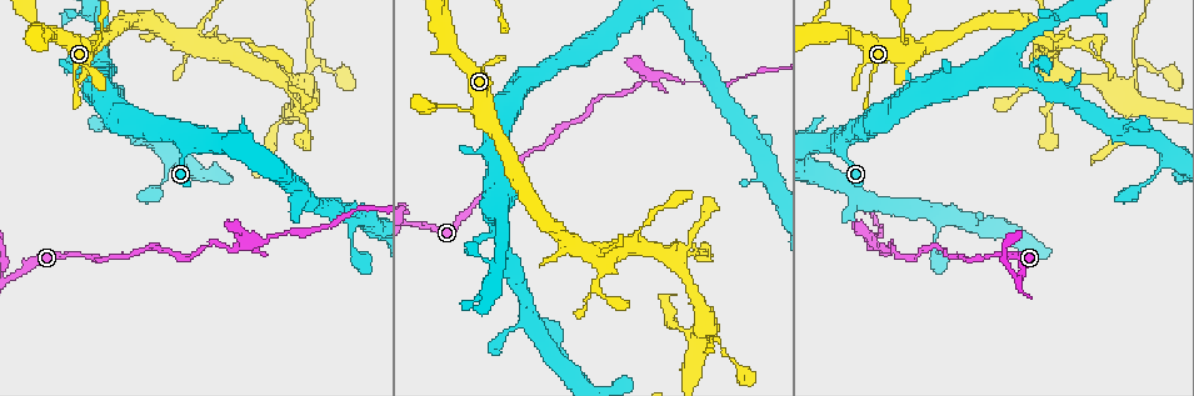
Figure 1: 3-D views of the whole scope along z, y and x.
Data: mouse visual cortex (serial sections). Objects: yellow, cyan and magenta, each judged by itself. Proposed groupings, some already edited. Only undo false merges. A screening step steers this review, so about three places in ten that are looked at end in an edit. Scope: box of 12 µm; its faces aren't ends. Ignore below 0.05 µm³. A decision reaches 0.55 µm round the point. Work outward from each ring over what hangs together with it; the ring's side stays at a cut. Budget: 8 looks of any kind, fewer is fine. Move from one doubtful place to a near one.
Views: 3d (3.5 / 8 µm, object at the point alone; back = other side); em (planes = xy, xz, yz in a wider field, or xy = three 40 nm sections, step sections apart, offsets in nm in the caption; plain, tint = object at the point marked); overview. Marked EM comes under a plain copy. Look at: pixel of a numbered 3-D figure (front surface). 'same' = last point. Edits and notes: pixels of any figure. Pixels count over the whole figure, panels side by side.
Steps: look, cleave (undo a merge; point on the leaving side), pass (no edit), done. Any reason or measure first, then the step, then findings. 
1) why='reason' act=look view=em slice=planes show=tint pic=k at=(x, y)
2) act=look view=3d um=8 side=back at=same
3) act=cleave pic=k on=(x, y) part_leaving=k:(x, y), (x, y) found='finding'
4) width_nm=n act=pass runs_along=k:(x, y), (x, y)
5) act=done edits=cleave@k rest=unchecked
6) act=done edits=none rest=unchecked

why='side arm on a straight run' act=look view=em slice=xy step=2 show=tint pic=1 at=(16, 278)

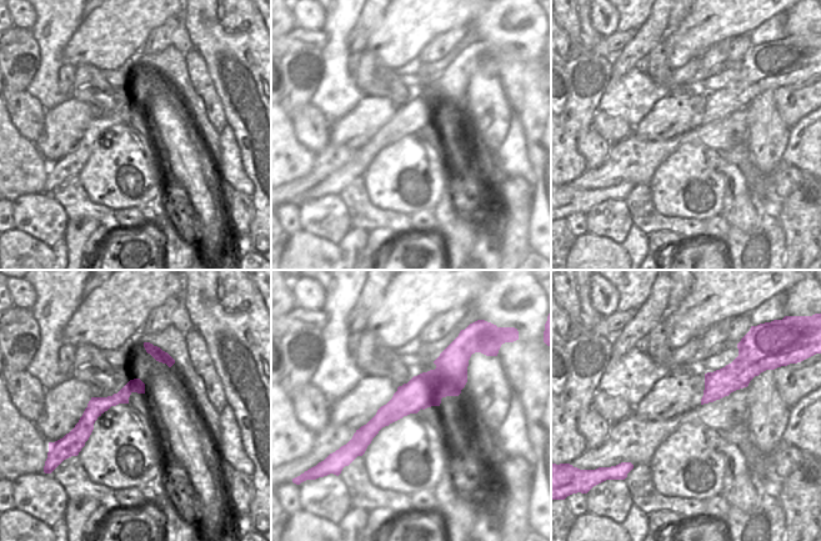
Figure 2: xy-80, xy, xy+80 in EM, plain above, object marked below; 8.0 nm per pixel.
act=look view=3d um=3.5 at=same

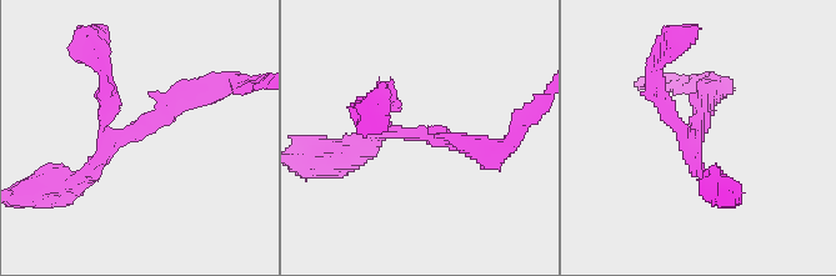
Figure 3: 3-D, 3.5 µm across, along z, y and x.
width_nm=280 act=pass runs_along=3:(477, 149), (400, 133), (381, 118), (385, 91) found='all the same cell'

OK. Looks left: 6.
why='three arms meet' act=look view=3d um=8 pic=1 at=(242, 249)

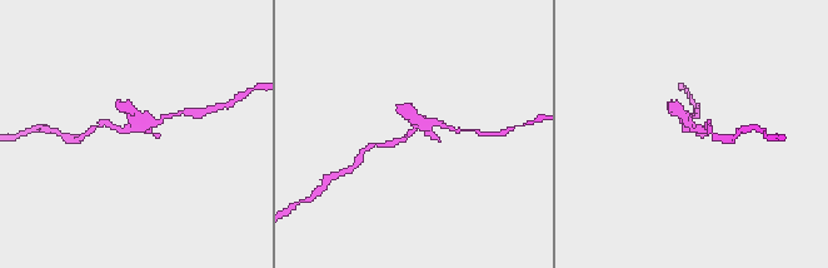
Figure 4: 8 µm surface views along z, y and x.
act=look view=3d um=3.5 pic=4 at=(135, 129)

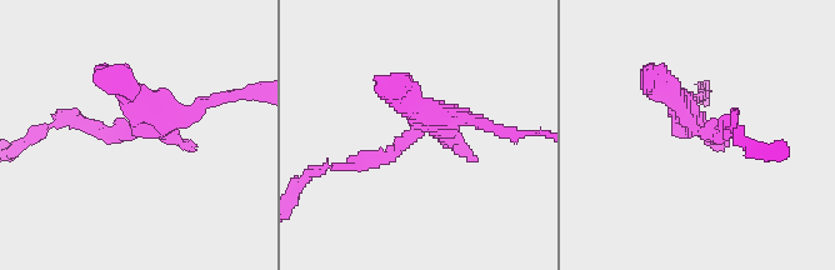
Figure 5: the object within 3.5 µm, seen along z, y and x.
why='now the EM' act=look view=em slice=xy step=2 show=tint pic=5 at=(695, 129)

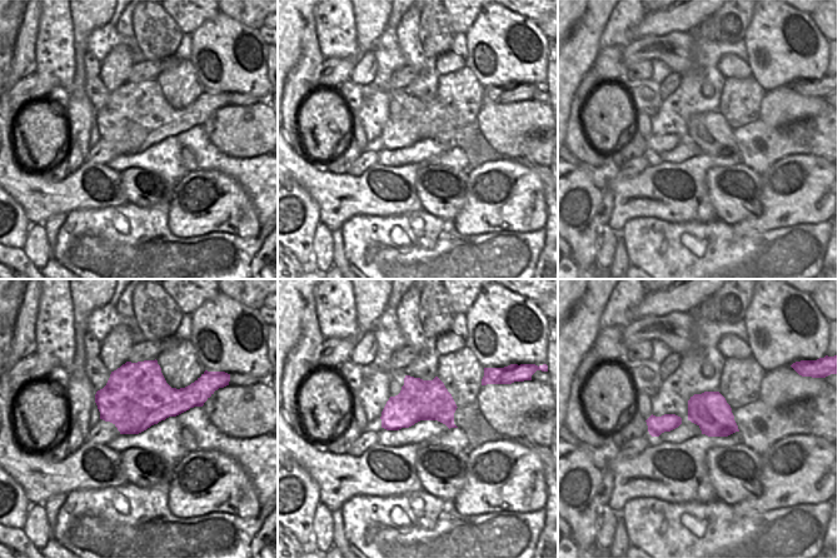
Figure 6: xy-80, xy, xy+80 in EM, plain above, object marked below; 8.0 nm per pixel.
act=pass runs_along=5:(350, 166), (439, 119), (493, 125) found='all the same cell'

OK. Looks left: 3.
why='a fork' act=look view=3d um=3.5 pic=1 at=(707, 333)

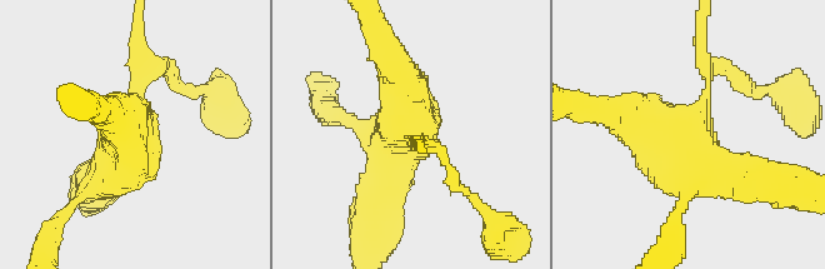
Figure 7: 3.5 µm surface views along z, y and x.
arms=4 arm_widths_nm=150,250,400,500 why='shape alone is not enough' act=look view=em slice=planes show=tint pic=7 at=(408, 133)

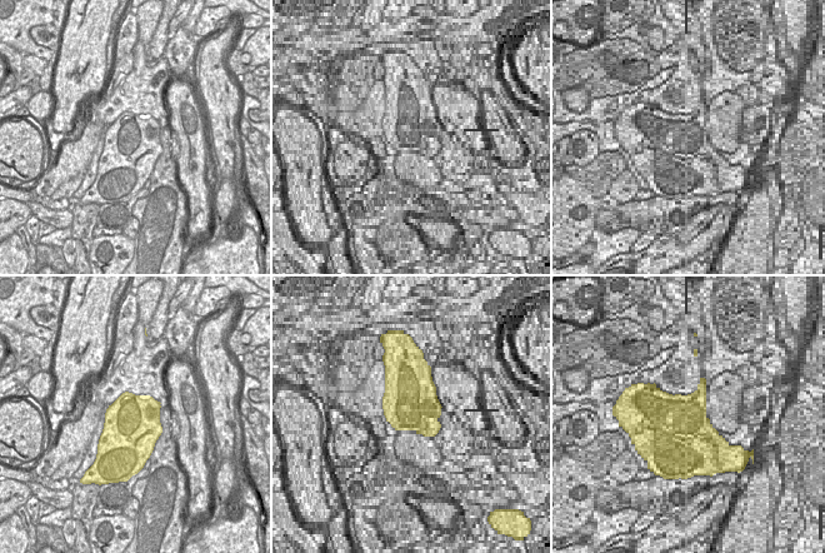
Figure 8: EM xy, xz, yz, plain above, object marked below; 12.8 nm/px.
act=look view=em slice=xy step=1 show=tint at=same

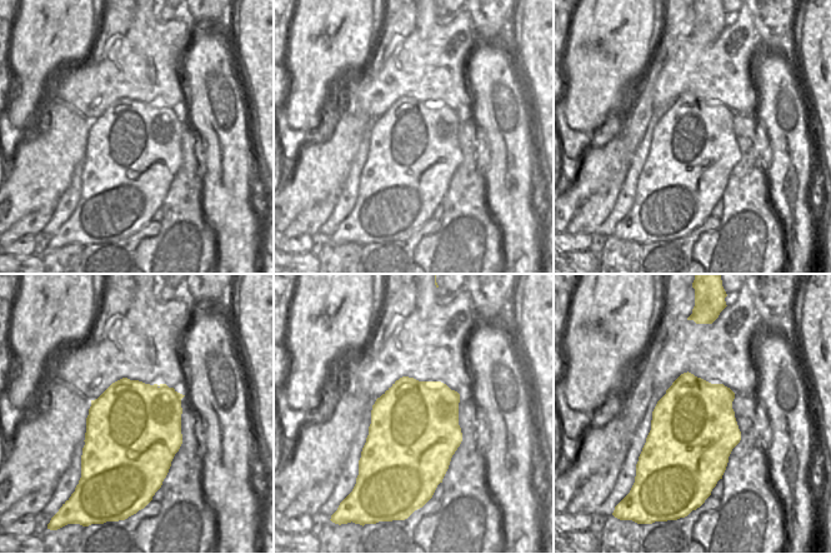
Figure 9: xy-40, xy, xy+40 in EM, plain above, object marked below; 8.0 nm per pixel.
act=pass found='one cell here'

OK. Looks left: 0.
act=done edits=none rest=unchecked

